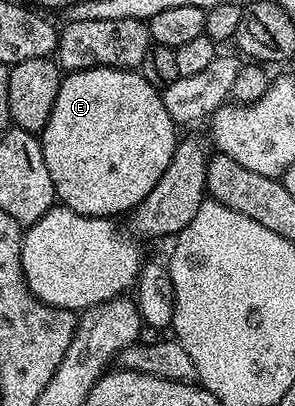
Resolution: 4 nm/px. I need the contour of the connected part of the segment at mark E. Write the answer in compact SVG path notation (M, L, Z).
M91 68L81 72L67 73L60 81L58 98L54 102L54 110L50 114L50 122L46 122L43 133L40 136L42 154L46 158L46 170L50 170L50 182L54 182L57 201L63 207L74 210L83 216L103 216L105 218L120 218L120 215L131 213L133 208L139 206L142 198L154 190L158 178L166 174L166 166L170 166L170 158L176 149L178 139L177 125L173 124L170 114L164 105L161 89L150 86L146 78L140 76L139 71L126 68Z

